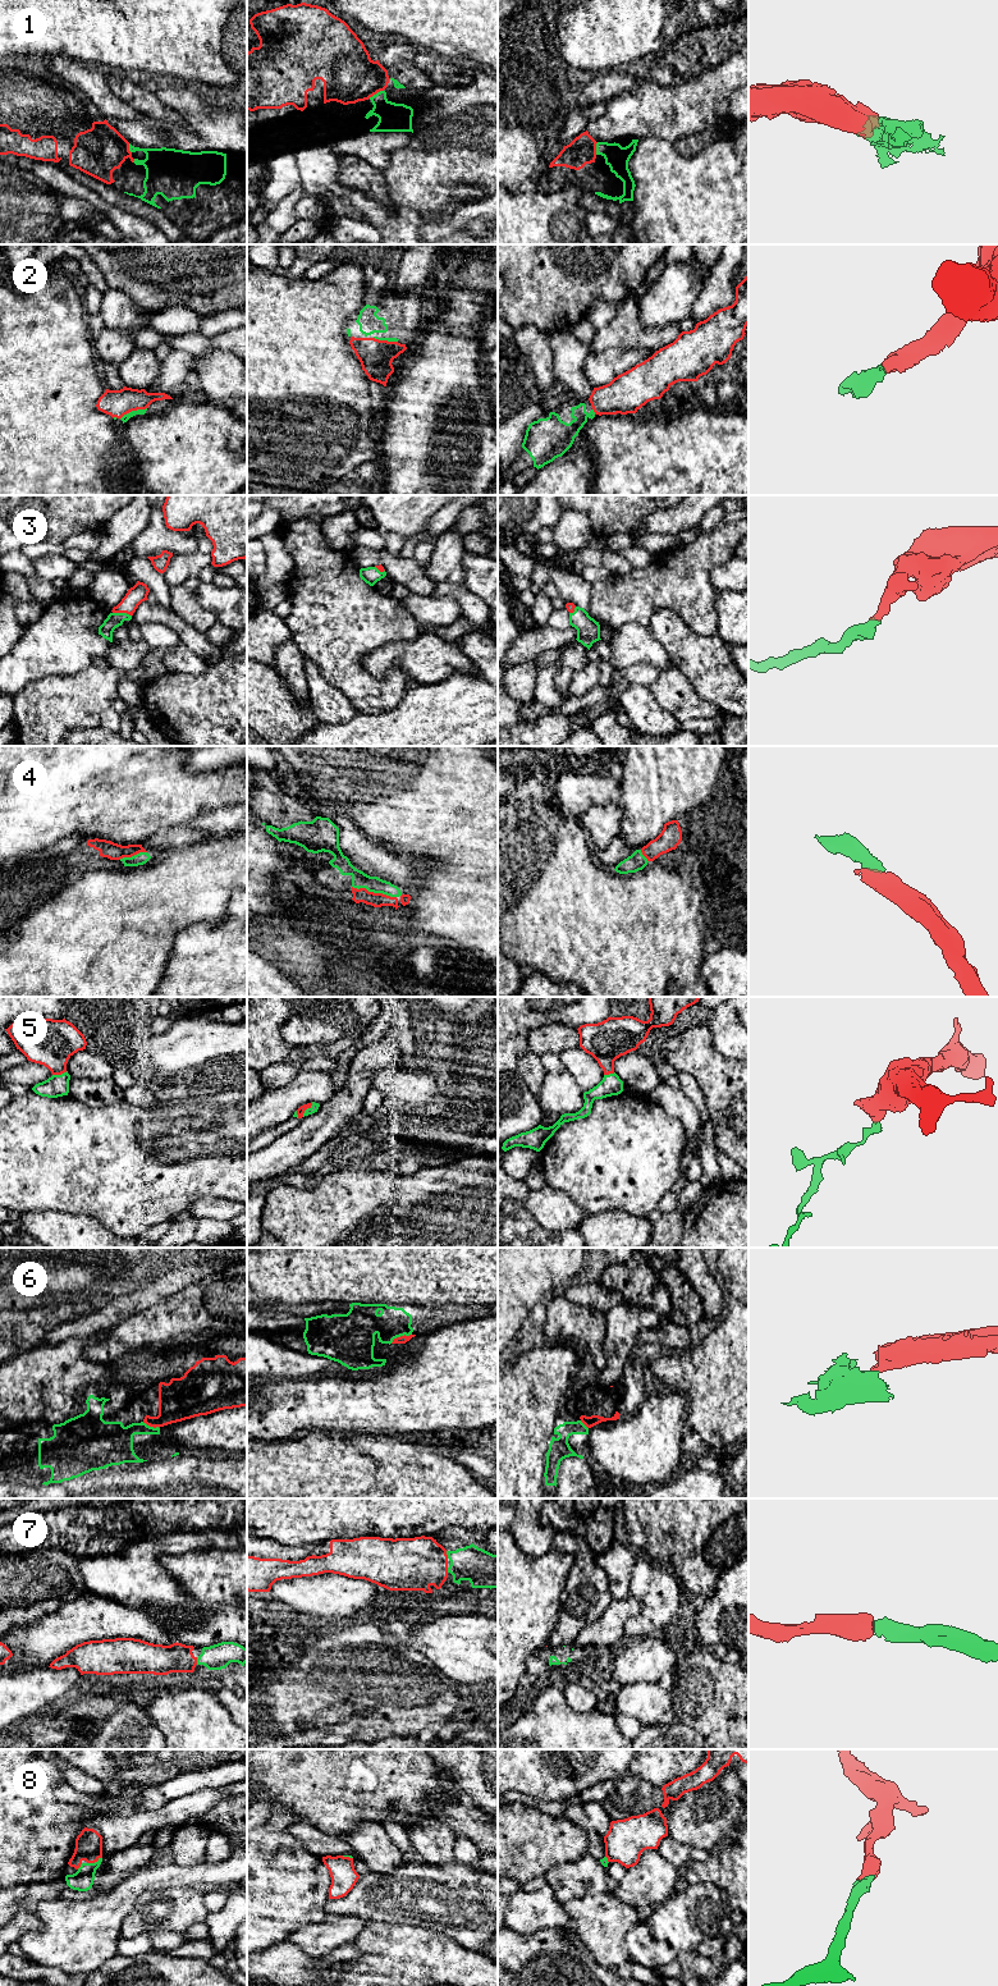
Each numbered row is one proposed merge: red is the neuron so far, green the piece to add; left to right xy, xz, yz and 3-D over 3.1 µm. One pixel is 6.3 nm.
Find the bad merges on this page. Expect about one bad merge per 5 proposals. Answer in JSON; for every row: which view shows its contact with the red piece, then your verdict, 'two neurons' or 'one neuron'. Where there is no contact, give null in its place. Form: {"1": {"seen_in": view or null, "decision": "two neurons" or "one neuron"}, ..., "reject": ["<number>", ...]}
{"1": {"seen_in": "xz", "decision": "one neuron"}, "2": {"seen_in": "xy", "decision": "one neuron"}, "3": {"seen_in": "xy", "decision": "one neuron"}, "4": {"seen_in": "xz", "decision": "one neuron"}, "5": {"seen_in": "xz", "decision": "one neuron"}, "6": {"seen_in": "xz", "decision": "one neuron"}, "7": {"seen_in": "xz", "decision": "one neuron"}, "8": {"seen_in": "xy", "decision": "one neuron"}, "reject": []}

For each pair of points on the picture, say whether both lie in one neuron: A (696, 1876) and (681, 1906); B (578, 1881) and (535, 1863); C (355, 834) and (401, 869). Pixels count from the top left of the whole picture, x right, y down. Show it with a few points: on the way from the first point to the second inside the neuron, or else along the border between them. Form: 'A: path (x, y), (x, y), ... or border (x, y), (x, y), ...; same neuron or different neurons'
A: border (690, 1882), (708, 1882), (712, 1880), (723, 1890); different neurons
B: border (580, 1858), (572, 1862), (558, 1863), (544, 1876); different neurons
C: path (366, 846), (389, 866); same neuron

